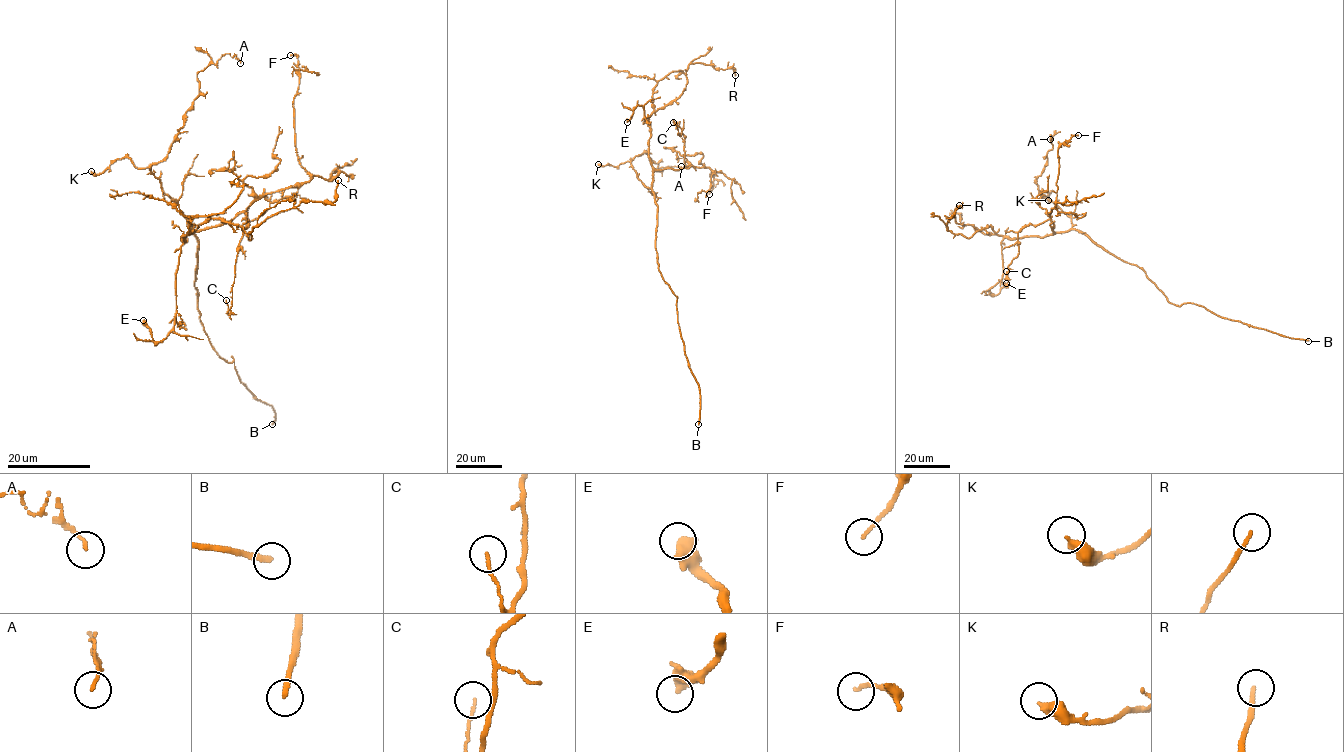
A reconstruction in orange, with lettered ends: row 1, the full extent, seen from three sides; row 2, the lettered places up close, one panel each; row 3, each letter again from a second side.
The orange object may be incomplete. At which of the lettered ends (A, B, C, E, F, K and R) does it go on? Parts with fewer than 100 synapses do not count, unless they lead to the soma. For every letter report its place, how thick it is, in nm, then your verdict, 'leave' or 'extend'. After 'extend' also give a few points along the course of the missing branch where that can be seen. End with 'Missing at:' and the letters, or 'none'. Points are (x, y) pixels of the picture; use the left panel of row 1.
A: (240, 63) | 120 nm | leave
B: (272, 424) | 240 nm | extend
C: (226, 300) | 110 nm | leave
E: (143, 320) | 500 nm | leave
F: (290, 55) | 130 nm | leave
K: (91, 171) | 360 nm | leave
R: (338, 180) | 150 nm | leave
Missing at: B

